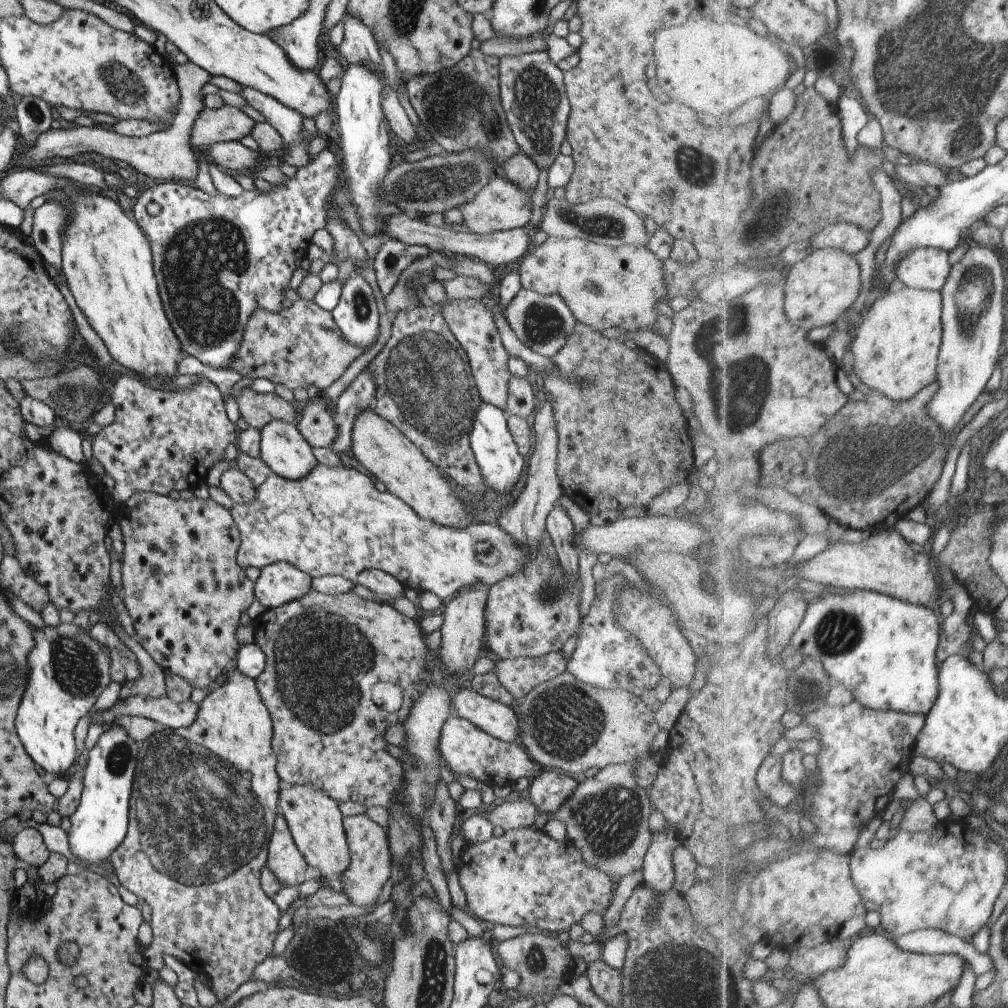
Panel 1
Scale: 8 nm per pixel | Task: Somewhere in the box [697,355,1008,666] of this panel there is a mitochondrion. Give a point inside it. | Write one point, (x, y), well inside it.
(897, 452)

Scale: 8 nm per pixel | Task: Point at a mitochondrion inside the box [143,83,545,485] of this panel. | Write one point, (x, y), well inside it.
(201, 264)

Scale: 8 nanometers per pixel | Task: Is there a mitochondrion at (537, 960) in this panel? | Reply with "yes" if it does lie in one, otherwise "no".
yes

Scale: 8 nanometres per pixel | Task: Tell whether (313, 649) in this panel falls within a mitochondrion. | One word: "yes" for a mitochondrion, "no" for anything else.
yes

